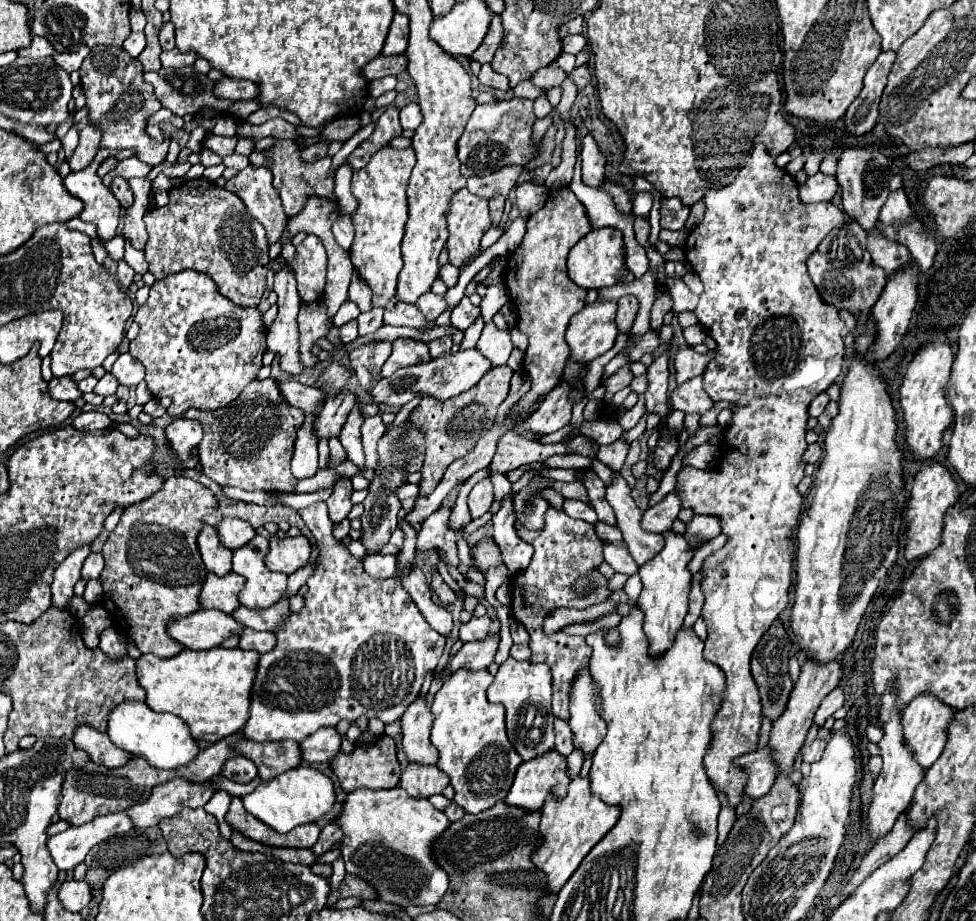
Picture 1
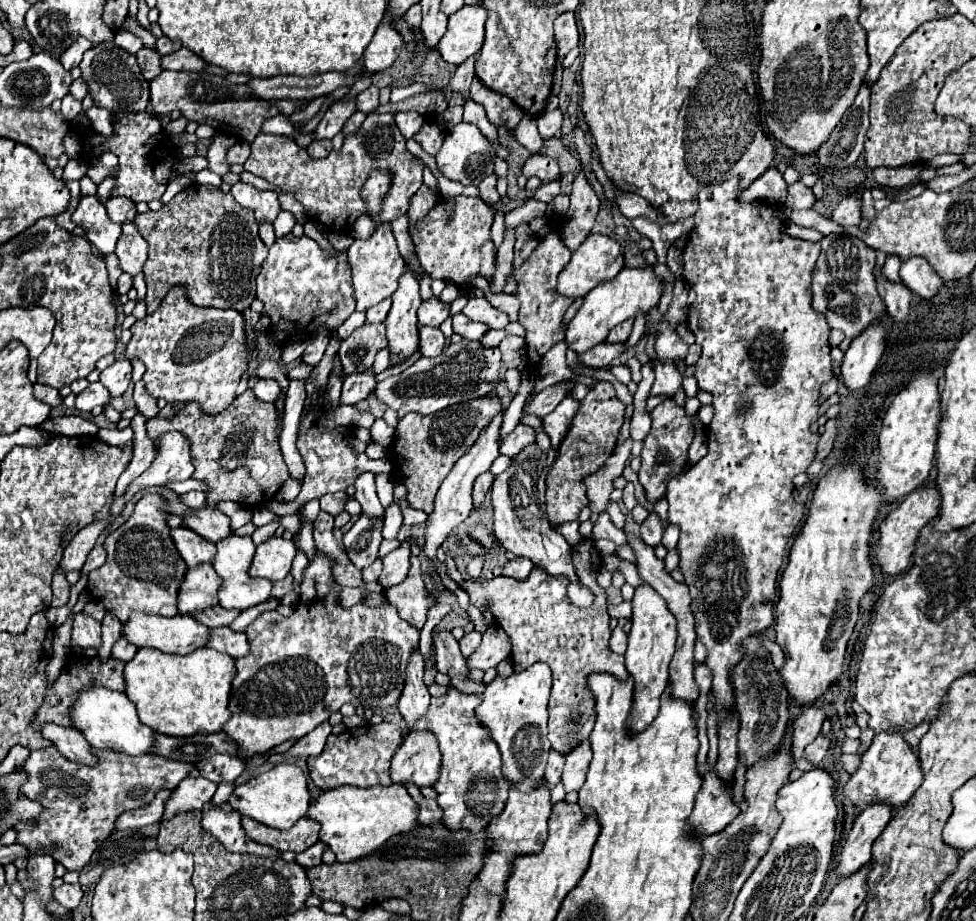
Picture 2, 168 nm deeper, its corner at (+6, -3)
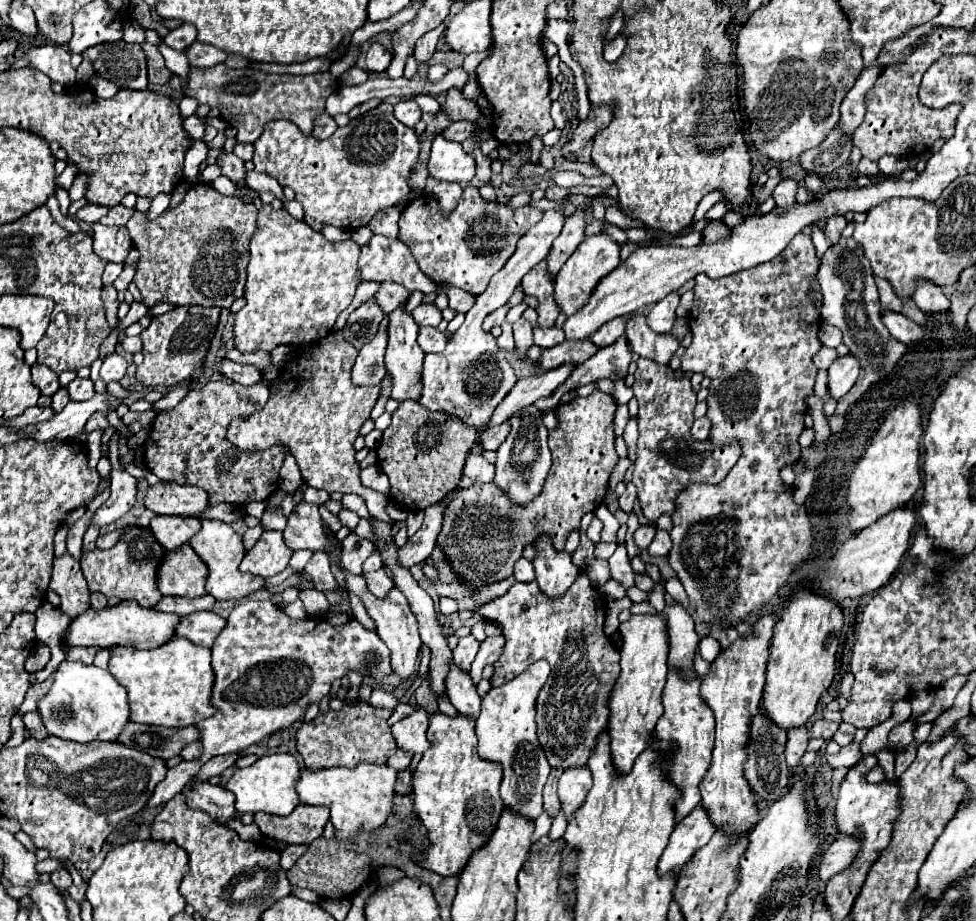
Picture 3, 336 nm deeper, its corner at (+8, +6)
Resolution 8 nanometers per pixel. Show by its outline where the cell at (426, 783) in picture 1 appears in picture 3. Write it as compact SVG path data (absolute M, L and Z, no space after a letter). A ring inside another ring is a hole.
M416 710L412 716L392 726L392 736L402 752L422 754L430 746L426 730L428 730L428 714L424 710Z

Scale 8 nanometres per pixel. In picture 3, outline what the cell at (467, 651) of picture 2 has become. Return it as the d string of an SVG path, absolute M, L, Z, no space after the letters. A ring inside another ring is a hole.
M468 634L468 636L460 638L458 646L452 650L454 662L456 662L460 668L470 670L470 664L472 664L472 660L474 660L476 652L478 652L478 646L480 646L480 642L478 642L472 634Z

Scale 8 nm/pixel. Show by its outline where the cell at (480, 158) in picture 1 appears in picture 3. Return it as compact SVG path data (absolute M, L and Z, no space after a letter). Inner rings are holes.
M442 134L434 136L432 150L428 158L428 172L436 180L448 182L470 182L476 172L476 160L472 154L464 152L460 142L452 142Z

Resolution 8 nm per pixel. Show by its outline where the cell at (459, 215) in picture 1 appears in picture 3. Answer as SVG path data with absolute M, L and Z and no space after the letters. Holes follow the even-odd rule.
M466 186L462 192L462 198L458 202L458 208L452 216L444 218L440 214L438 202L430 196L430 194L422 194L418 198L414 198L410 204L406 204L402 216L400 216L400 240L410 248L412 256L416 258L420 270L432 278L434 282L450 282L456 288L462 288L474 296L482 294L490 282L490 278L502 270L502 266L508 262L508 258L514 254L516 250L516 242L542 218L542 210L534 208L534 206L524 206L518 212L512 212L510 208L506 208L504 204L498 202L486 202L482 200L478 188L474 186Z

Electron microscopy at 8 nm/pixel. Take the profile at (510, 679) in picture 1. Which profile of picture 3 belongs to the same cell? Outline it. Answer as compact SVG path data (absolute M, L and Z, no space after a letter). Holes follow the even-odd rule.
M544 660L530 664L522 674L506 682L504 686L490 688L482 698L482 710L476 720L478 754L486 760L500 762L504 768L500 796L504 806L536 820L542 812L542 788L550 774L550 764L544 756L544 748L536 734L536 698L544 688L550 674L550 666Z

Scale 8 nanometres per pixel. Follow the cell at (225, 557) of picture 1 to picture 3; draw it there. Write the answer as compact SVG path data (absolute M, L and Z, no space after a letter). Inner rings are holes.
M156 516L150 522L152 532L156 534L156 540L166 550L178 550L180 546L188 544L194 534L200 532L200 520L198 518L168 518L168 516Z

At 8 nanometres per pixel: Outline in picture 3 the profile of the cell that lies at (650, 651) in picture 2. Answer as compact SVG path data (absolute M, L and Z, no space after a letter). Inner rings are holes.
M636 614L628 622L620 624L622 644L622 674L616 690L610 698L610 738L612 738L612 760L620 772L628 772L636 756L644 750L650 732L656 726L662 710L662 688L666 682L666 660L668 660L668 626L662 614Z

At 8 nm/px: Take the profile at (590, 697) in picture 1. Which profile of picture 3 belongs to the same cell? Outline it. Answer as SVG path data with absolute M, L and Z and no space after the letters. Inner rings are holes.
M572 766L564 770L558 782L558 796L564 806L566 818L570 818L572 810L576 810L580 802L584 802L590 786L592 786L592 776L588 766Z

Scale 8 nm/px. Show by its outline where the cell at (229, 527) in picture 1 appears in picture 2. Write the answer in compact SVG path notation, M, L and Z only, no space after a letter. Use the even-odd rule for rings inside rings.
M212 505L188 509L182 515L182 525L186 529L196 531L198 535L202 535L204 539L208 539L212 543L216 543L216 541L220 541L232 533L230 531L230 519Z

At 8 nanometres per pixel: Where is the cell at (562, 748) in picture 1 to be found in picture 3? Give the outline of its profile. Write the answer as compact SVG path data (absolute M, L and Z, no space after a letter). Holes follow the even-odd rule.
M552 768L548 782L544 786L544 810L548 810L550 816L556 816L558 810L560 810L560 800L558 800L558 794L556 794L556 784L558 784L560 774L562 774L560 768Z

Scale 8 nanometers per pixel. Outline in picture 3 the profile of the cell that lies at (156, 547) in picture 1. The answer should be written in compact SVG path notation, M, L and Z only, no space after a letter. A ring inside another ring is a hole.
M126 526L122 538L110 550L92 550L82 554L82 574L88 580L90 592L100 592L106 598L120 598L120 600L136 600L140 604L150 604L152 608L162 600L158 590L158 566L164 558L166 550L154 538L150 528L142 526Z

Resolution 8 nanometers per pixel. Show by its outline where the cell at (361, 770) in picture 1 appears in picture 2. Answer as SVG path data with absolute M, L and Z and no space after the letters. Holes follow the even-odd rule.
M380 723L380 725L364 725L356 729L346 729L340 735L330 735L326 741L324 751L318 757L308 757L308 771L314 785L322 791L340 787L340 785L356 785L356 787L370 787L370 785L390 785L390 761L400 747L404 735L402 729L394 723Z

